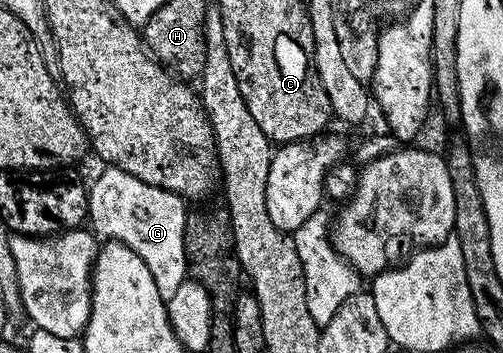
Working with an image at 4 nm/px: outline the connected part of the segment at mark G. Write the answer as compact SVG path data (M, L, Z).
M108 165L89 186L89 226L100 239L124 242L153 272L157 292L169 299L183 282L188 281L185 256L185 224L189 213L180 195L157 188L148 182L137 180L119 166Z

